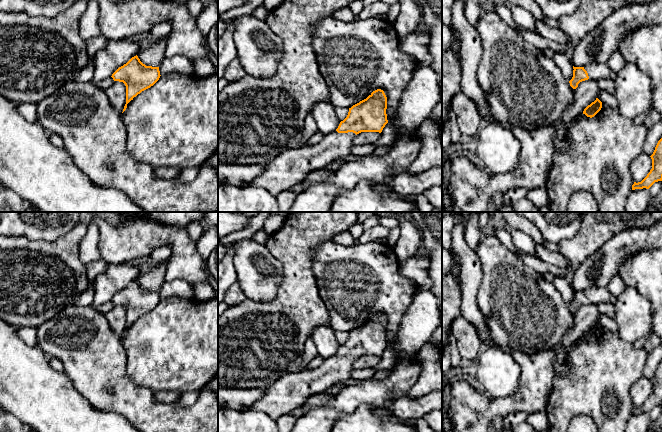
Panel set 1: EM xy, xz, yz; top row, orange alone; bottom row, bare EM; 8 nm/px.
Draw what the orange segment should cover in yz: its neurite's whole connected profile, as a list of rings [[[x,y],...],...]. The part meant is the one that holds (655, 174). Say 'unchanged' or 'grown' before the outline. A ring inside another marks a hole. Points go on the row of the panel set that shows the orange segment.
unchanged; [[[662,138],[658,141],[650,157],[652,159],[652,169],[641,182],[634,182],[632,190],[649,189],[655,182],[662,181]]]

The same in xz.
grown; [[[373,91],[366,99],[349,108],[347,117],[334,132],[324,135],[315,145],[303,145],[279,154],[249,184],[265,188],[276,197],[301,182],[309,173],[325,168],[335,159],[348,156],[357,134],[381,133],[388,123],[386,109],[384,91]]]

